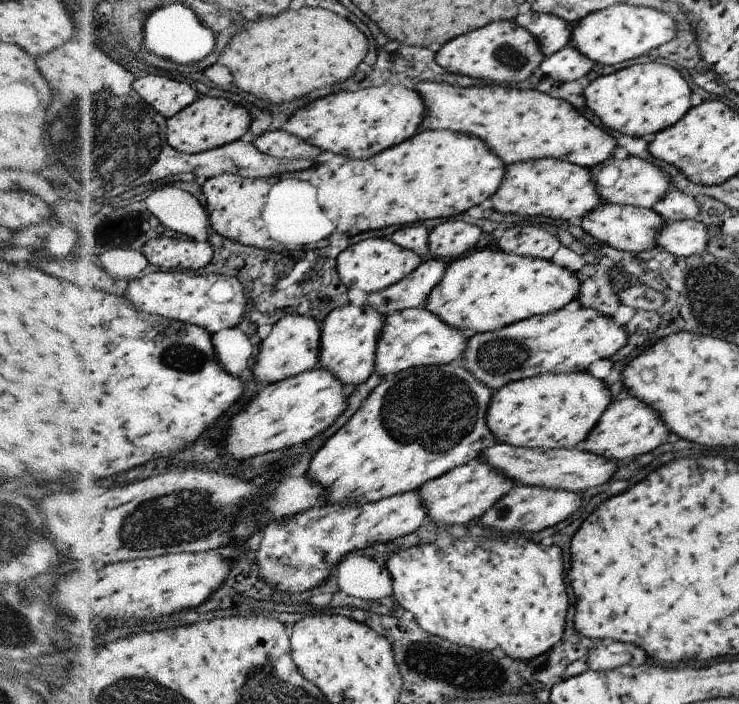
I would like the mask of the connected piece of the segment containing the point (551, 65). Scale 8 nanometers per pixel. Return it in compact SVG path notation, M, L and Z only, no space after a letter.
M568 44L560 51L544 58L540 69L545 76L557 83L580 80L594 68L594 61Z

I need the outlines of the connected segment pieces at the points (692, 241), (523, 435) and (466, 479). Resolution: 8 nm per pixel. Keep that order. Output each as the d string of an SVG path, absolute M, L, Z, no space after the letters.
M696 219L667 221L655 238L655 244L677 257L689 257L706 251L709 234L704 223Z
M588 372L554 373L506 383L489 402L487 424L500 443L517 447L573 449L611 406L608 388Z
M480 459L471 460L469 463L457 466L445 475L437 479L429 480L424 486L418 488L426 510L428 520L434 520L444 526L453 524L468 524L492 508L504 495L508 495L513 487L514 481L508 474L498 473L492 465Z

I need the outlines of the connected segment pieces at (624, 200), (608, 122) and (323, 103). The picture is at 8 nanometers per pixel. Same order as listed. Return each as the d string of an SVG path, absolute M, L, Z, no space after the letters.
M628 156L624 159L614 157L590 170L602 200L622 206L632 205L652 209L656 202L673 188L672 178L668 173L639 157Z
M660 62L635 64L612 74L601 75L586 86L583 95L588 108L606 128L633 137L650 138L672 127L690 112L692 106L692 90L688 82L678 70Z
M385 84L358 92L336 92L319 98L314 104L300 110L300 114L286 119L279 130L294 133L334 155L370 158L380 150L396 146L414 136L424 116L425 104L422 102L424 99L414 88L404 85Z

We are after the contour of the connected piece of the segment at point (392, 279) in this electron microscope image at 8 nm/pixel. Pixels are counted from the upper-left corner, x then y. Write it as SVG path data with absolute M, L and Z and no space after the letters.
M390 237L371 238L348 246L338 256L336 268L338 268L340 280L349 289L359 288L369 295L392 287L393 284L412 274L414 270L421 266L422 262L424 262L424 258L420 254L412 252L410 249L402 248L401 245L394 244Z

